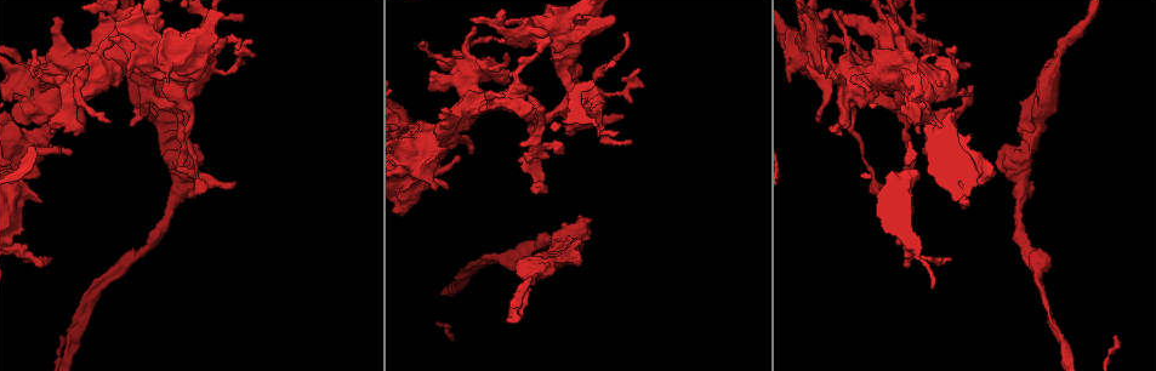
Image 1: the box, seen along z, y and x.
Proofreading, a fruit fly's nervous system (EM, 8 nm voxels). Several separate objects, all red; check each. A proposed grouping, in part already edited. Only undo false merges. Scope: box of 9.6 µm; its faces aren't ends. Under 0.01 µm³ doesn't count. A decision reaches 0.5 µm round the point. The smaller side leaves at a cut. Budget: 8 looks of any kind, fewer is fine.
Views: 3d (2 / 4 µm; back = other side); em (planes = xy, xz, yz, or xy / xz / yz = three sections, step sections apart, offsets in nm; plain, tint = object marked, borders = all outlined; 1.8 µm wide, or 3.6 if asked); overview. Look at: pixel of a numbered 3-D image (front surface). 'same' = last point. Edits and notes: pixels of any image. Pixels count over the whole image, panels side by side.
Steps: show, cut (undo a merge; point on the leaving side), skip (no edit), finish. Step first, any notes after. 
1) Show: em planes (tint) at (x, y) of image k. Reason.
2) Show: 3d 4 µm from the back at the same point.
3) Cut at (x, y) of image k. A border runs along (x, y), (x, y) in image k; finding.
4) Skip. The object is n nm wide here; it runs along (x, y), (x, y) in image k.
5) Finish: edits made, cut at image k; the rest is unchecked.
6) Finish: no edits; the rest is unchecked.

Show: em xy step 4 (tint) at (824, 12) of image 1. Touches itself.

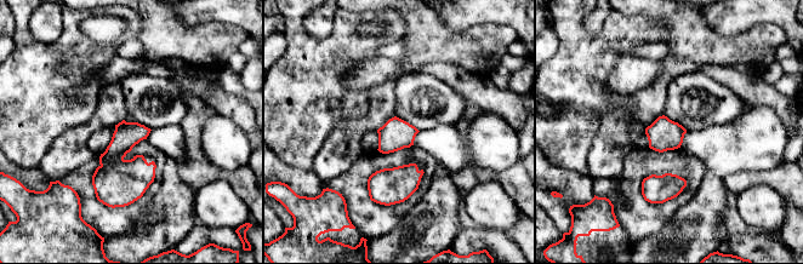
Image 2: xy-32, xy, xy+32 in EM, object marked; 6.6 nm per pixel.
Skip. All the same neuron.

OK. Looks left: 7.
Show: 3d 4 µm at (962, 156) of image 1. Sudden change in width.

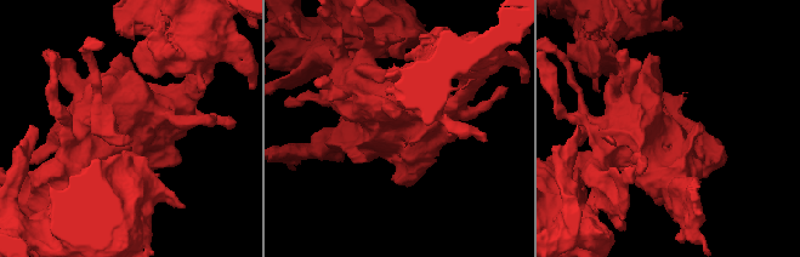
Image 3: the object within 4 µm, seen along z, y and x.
Show: em 3.6 µm planes (plain) at (417, 127) of image 3. Shape alone is not enough.

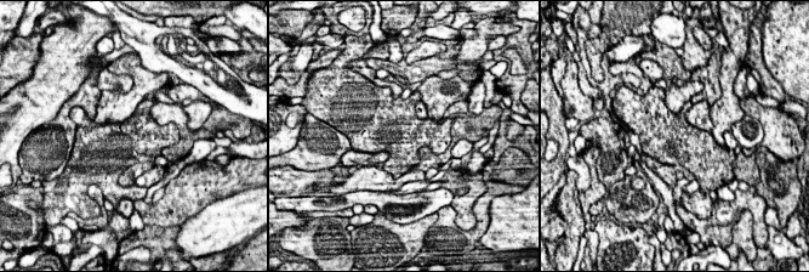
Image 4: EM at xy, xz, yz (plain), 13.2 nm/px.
Show: em 3.6 µm planes (tint) at the same point.

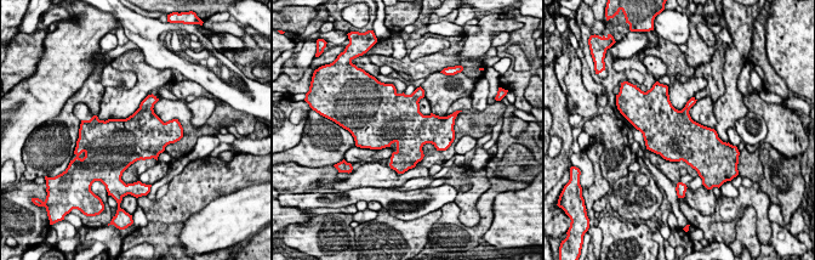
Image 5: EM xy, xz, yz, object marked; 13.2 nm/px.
Skip. The object is 600 nm wide here; all the same neuron.

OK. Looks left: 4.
Show: em 3.6 µm yz step 16 (tint) at (20, 255) of image 1. Sudden change in width.

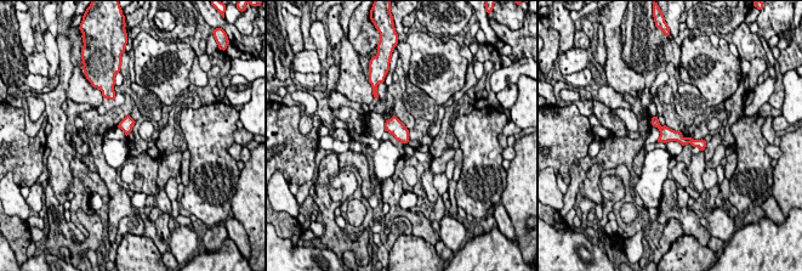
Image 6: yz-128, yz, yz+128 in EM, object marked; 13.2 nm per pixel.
Show: em 3.6 µm planes (tint) at the same point.

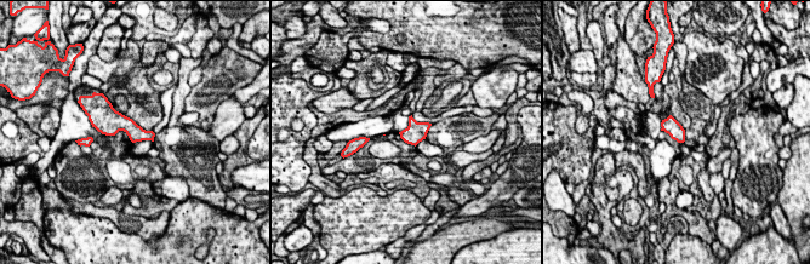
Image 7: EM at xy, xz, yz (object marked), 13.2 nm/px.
Skip. One neuron here.

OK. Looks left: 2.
Finish: no edits; the rest is unchecked.

